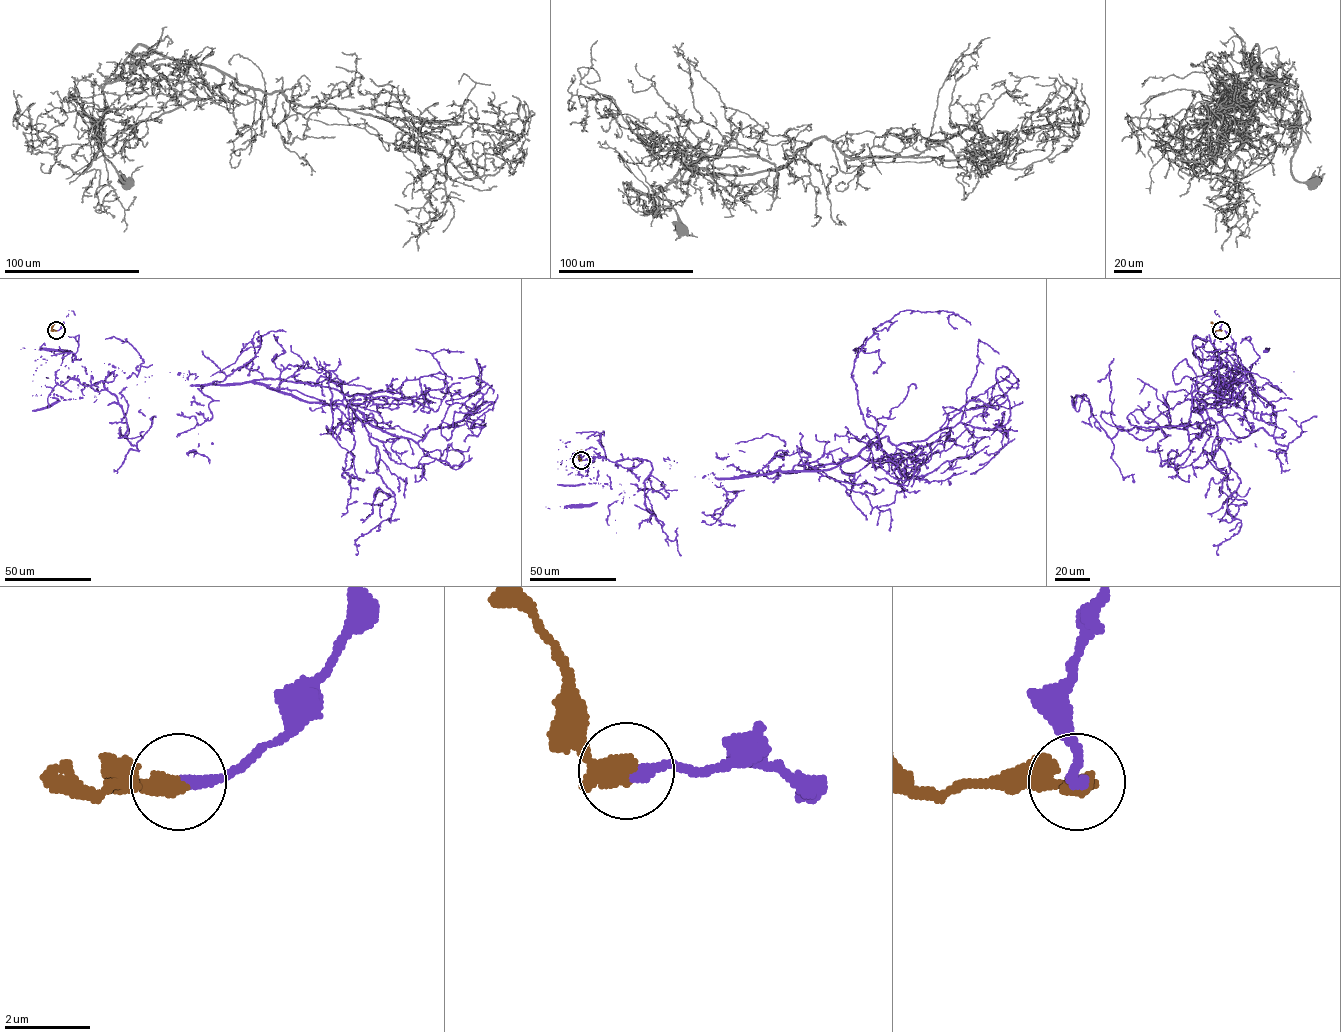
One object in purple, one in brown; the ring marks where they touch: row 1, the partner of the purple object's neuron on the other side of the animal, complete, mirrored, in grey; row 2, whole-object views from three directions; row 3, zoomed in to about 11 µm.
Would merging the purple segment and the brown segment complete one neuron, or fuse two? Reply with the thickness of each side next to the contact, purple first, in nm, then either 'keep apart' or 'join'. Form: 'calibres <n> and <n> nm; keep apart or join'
calibres 280 and 500 nm; join

